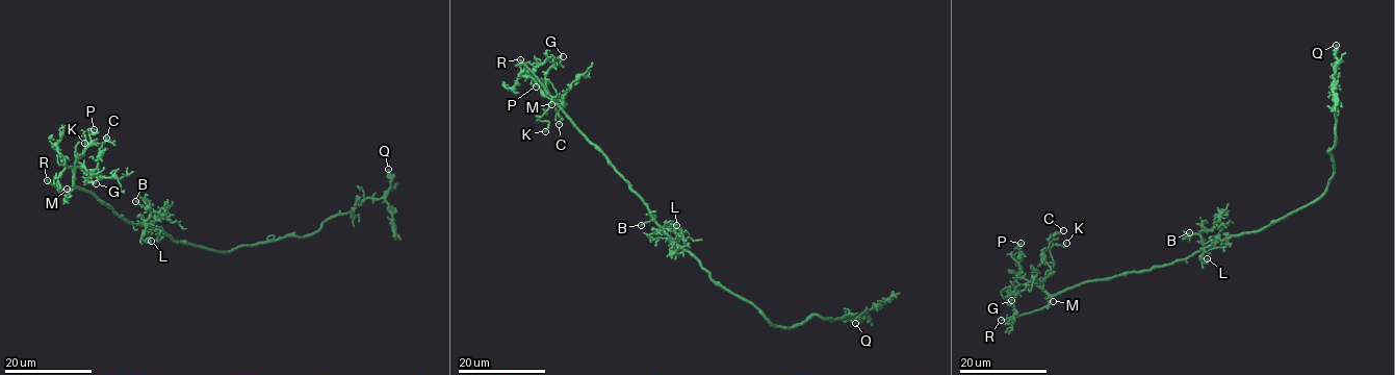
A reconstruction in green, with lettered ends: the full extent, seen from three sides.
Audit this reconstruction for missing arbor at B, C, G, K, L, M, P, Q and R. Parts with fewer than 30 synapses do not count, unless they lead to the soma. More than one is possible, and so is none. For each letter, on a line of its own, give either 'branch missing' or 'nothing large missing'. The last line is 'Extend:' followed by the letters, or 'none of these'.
B: nothing large missing
C: nothing large missing
G: nothing large missing
K: nothing large missing
L: nothing large missing
M: nothing large missing
P: nothing large missing
Q: nothing large missing
R: branch missing
Extend: R

